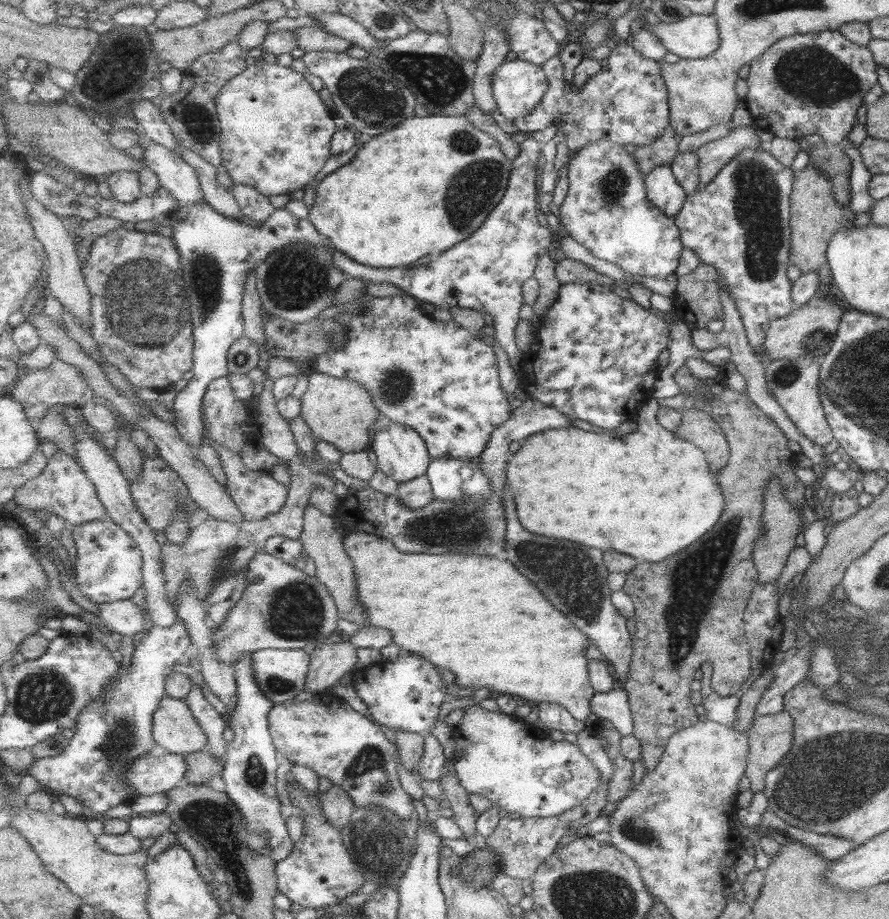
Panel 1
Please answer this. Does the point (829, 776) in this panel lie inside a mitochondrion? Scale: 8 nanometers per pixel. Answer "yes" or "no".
yes

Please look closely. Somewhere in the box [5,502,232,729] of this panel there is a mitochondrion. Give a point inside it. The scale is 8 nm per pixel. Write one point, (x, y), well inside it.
(45, 696)

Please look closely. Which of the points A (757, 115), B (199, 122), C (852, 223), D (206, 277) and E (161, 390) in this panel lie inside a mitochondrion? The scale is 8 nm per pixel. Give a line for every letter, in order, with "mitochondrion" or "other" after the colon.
A: other
B: mitochondrion
C: other
D: mitochondrion
E: other

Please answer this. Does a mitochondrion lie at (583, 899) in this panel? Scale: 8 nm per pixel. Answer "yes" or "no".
yes

